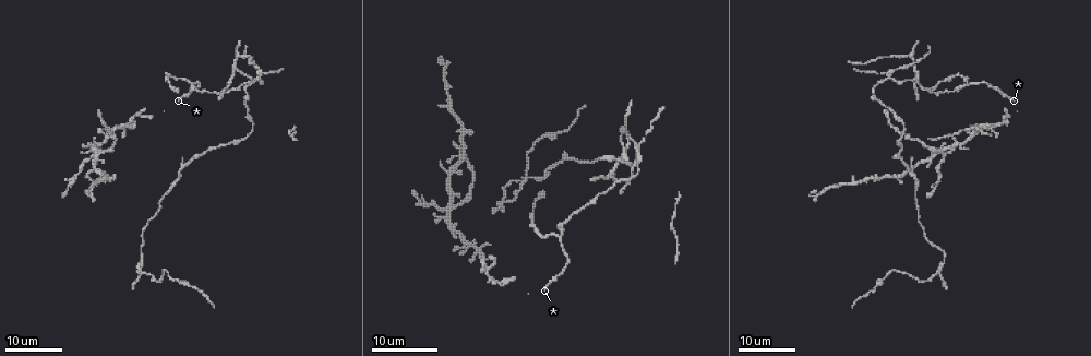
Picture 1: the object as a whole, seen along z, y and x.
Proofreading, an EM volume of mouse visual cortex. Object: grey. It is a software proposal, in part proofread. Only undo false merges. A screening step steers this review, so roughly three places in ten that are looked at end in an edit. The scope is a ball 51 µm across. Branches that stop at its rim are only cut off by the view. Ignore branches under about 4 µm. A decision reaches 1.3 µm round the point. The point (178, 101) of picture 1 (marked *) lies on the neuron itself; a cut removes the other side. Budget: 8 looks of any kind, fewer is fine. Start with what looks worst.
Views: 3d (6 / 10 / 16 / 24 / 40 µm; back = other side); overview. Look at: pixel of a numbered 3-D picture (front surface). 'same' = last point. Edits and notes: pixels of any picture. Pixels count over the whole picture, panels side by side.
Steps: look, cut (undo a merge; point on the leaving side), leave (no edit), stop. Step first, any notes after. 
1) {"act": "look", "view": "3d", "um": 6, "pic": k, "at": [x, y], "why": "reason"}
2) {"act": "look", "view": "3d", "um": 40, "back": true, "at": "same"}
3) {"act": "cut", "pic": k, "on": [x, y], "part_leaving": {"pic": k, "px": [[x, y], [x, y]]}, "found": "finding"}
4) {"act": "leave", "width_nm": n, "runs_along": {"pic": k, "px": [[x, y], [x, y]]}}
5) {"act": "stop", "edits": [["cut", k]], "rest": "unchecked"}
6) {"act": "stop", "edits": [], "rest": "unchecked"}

{"act": "look", "view": "3d", "um": 16, "pic": 1, "at": [889, 75], "why": "four-way junction"}

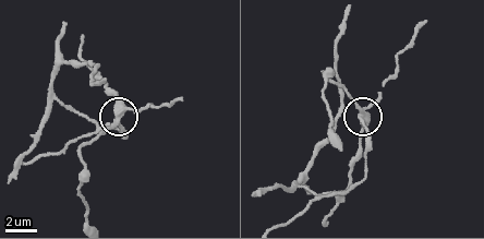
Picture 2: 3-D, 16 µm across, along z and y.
{"act": "look", "view": "3d", "um": 10, "pic": 2, "at": [116, 117], "why": "closer look"}

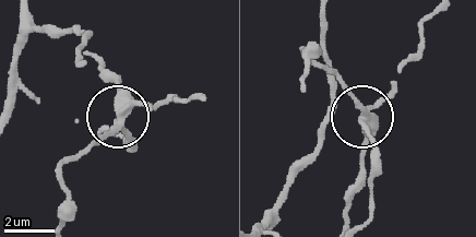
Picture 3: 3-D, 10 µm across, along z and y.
{"act": "cut", "pic": 3, "on": [120, 89], "side_arm_um": 11, "found": "two neurons meet here"}

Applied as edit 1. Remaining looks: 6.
{"act": "look", "view": "overview"}

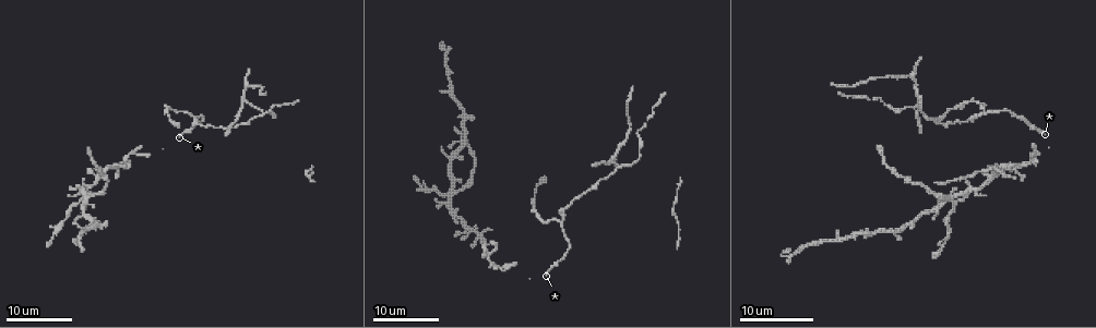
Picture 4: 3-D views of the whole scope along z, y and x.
{"act": "look", "view": "3d", "um": 16, "pic": 4, "at": [455, 189]}

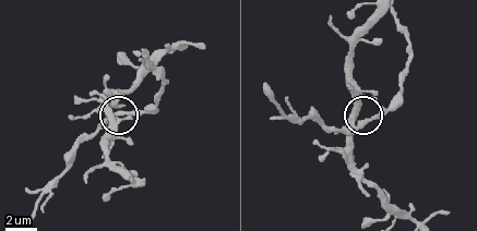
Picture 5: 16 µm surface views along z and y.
{"act": "look", "view": "3d", "um": 6, "pic": 5, "at": [362, 121]}

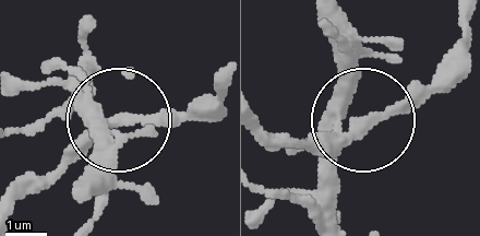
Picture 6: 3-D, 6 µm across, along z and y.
{"act": "cut", "pic": 6, "on": [59, 166], "side_arm_um": 16, "part_leaving": {"pic": 6, "px": [[96, 122], [166, 122], [217, 87]]}, "found": "two neurons meet here"}

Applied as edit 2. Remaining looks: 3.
{"act": "look", "view": "3d", "um": 16, "pic": 4, "at": [632, 164], "why": "a fork"}

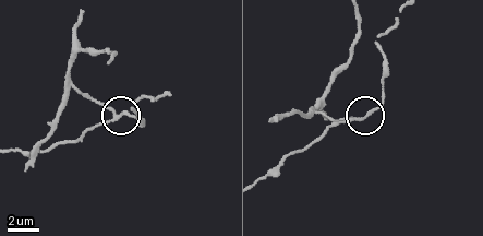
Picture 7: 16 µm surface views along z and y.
{"act": "look", "view": "3d", "um": 10, "pic": 7, "at": [117, 114]}

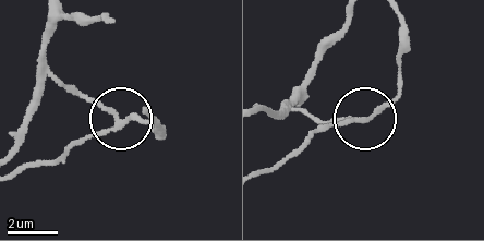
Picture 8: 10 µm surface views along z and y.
{"act": "cut", "pic": 8, "on": [89, 100], "side_arm_um": 19, "found": "a second neuron is stuck on"}

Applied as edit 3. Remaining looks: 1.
{"act": "stop", "edits": [["cut", 3], ["cut", 6], ["cut", 8]], "rest": "unchecked"}

